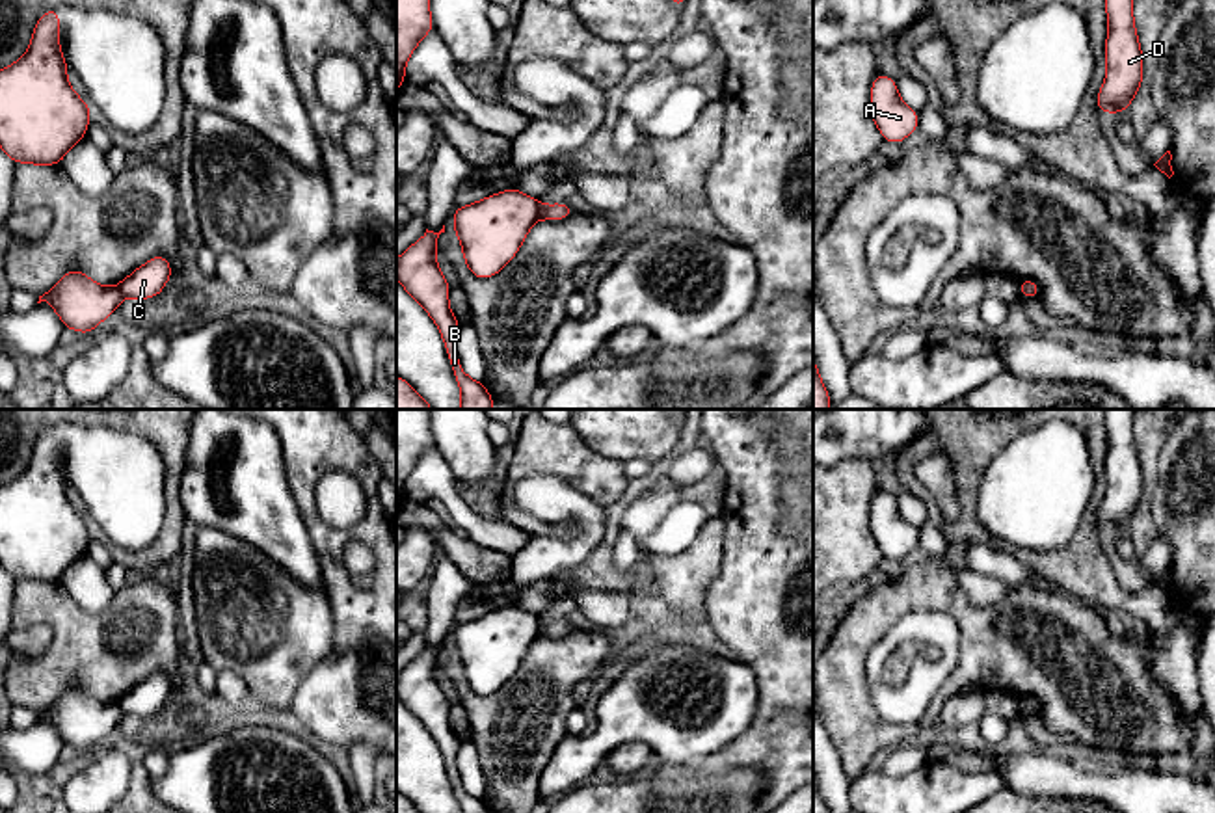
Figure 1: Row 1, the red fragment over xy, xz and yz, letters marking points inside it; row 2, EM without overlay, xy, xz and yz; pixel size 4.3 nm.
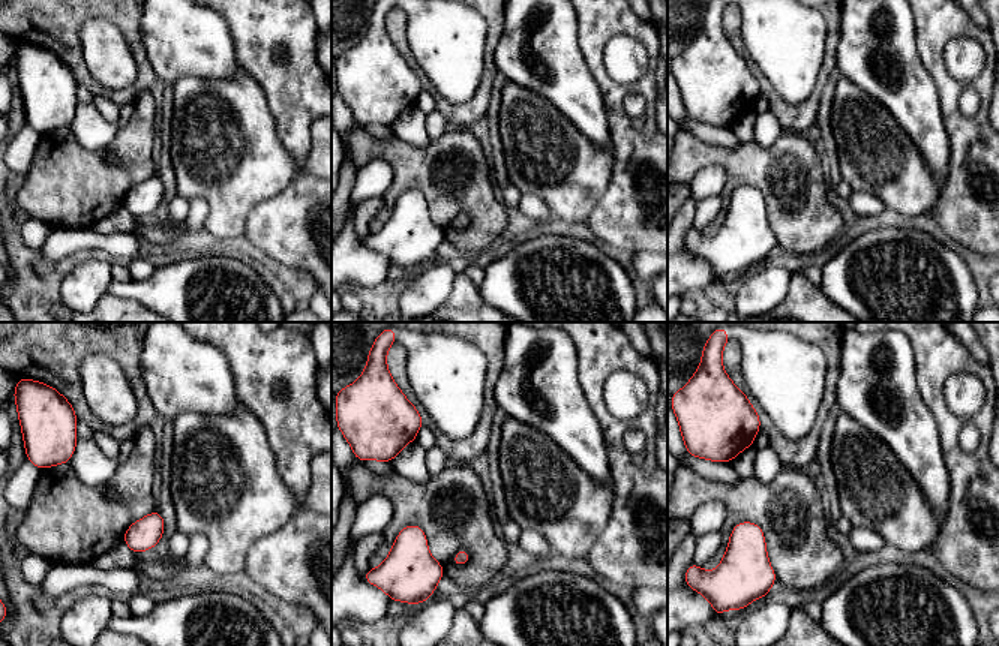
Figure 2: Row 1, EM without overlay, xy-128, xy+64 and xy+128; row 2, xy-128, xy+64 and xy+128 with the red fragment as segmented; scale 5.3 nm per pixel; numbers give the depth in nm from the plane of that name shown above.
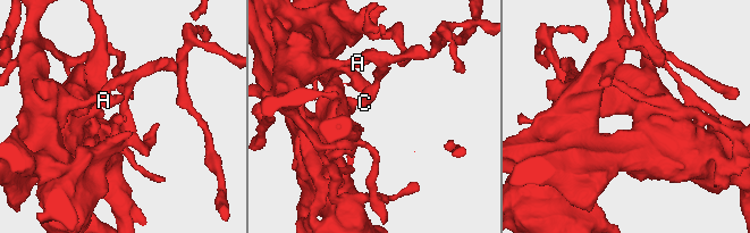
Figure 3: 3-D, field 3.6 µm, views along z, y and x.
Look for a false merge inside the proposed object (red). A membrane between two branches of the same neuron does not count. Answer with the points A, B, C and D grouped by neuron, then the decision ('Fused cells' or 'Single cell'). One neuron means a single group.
Groups: A C / B D. Fused cells

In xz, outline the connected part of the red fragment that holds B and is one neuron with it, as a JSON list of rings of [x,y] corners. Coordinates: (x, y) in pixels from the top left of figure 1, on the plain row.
[[[445,642],[439,649],[426,646],[426,649],[396,675],[396,696],[404,707],[424,724],[439,744],[461,813],[491,813],[482,798],[469,794],[461,785],[458,772],[461,740],[450,729],[448,709],[452,703],[435,677],[437,655],[441,649],[445,649]]]

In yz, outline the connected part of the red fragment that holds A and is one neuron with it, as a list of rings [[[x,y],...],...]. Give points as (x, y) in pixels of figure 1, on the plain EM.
[[[875,491],[871,502],[871,534],[884,558],[901,560],[919,543],[919,528],[906,523],[897,506],[897,497]]]

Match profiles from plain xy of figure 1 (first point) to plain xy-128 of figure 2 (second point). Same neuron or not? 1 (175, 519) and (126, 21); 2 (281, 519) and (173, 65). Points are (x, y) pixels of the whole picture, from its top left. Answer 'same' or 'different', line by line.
1: same
2: same

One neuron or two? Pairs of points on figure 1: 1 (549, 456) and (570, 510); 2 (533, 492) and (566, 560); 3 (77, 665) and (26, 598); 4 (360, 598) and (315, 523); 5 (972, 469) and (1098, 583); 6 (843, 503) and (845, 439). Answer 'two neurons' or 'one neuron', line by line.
1: two neurons
2: one neuron
3: one neuron
4: one neuron
5: one neuron
6: two neurons

